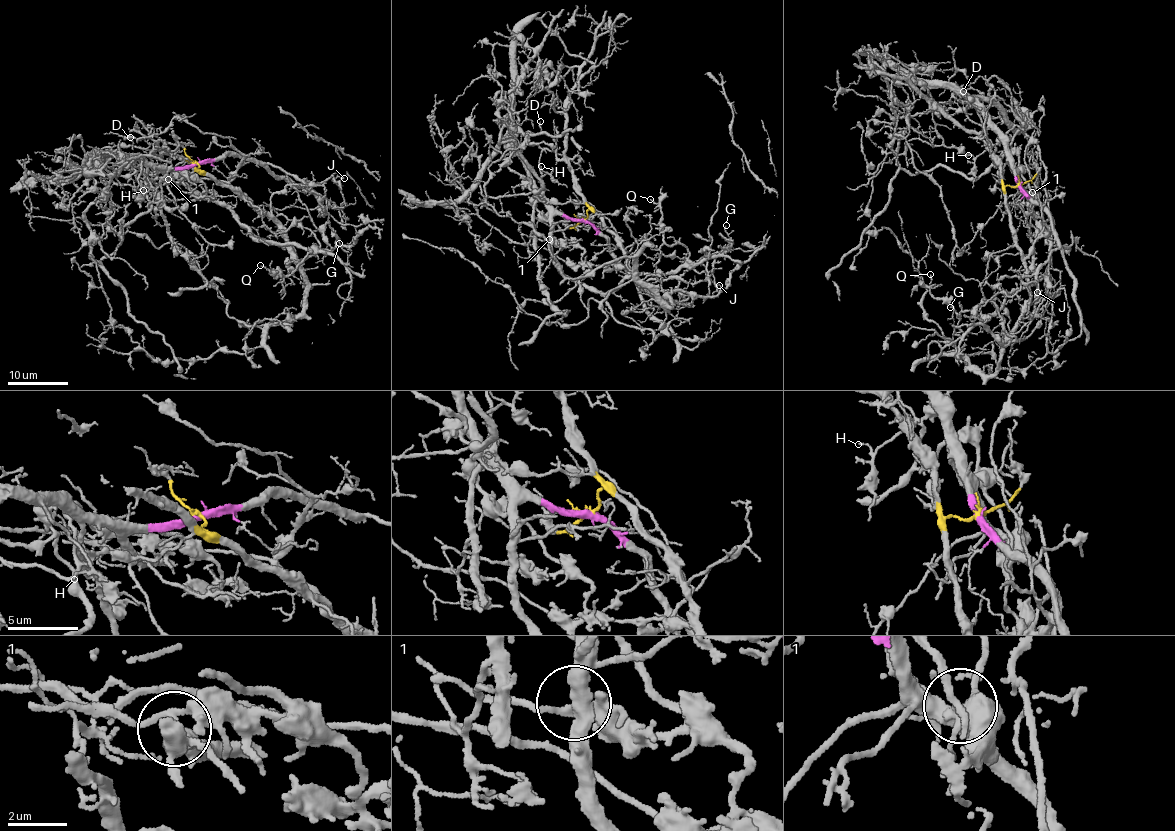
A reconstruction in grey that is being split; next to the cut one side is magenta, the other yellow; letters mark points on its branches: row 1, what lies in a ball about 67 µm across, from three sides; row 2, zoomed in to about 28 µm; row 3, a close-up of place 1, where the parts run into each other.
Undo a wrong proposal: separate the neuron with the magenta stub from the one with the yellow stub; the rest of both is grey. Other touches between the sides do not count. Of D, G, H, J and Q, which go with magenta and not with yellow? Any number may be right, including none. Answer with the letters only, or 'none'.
D, G, H, J, Q

